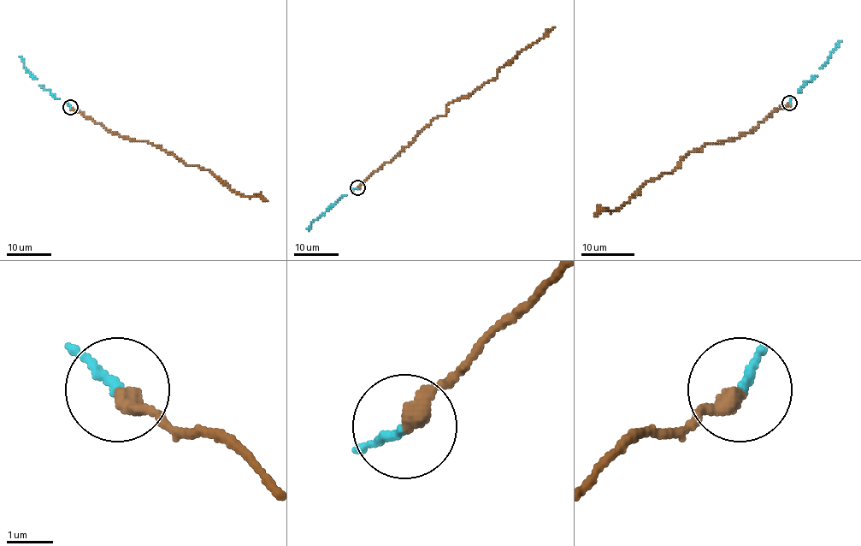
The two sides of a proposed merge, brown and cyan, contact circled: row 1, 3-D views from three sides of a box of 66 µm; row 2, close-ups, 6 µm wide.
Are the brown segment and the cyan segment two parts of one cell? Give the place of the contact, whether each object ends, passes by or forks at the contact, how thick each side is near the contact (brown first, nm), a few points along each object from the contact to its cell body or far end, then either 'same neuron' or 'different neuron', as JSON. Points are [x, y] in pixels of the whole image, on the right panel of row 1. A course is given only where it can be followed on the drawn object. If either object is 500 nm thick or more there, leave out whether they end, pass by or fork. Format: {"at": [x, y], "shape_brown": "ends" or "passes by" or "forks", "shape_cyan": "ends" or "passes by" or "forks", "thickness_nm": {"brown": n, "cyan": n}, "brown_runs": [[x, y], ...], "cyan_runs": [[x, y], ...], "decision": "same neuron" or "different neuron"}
{"at": [789, 103], "shape_brown": "ends", "shape_cyan": "ends", "thickness_nm": {"brown": 400, "cyan": 200}, "brown_runs": [[789, 103], [758, 121], [746, 134], [689, 151], [671, 174], [647, 181], [619, 208], [602, 210], [595, 216]], "cyan_runs": [[789, 103], [811, 80], [840, 42]], "decision": "same neuron"}

